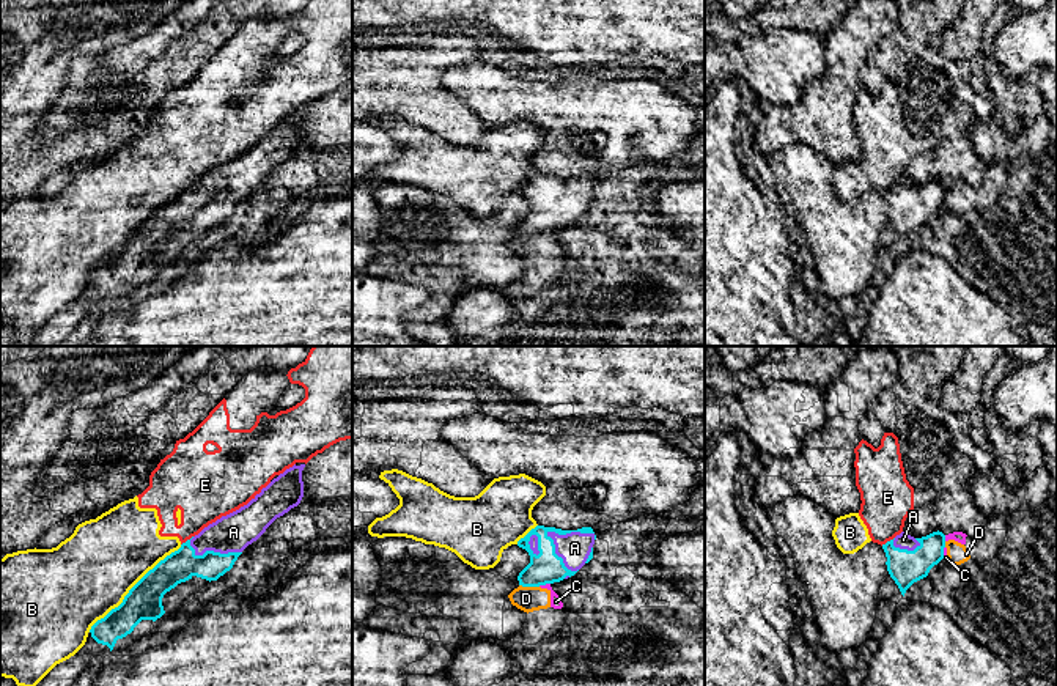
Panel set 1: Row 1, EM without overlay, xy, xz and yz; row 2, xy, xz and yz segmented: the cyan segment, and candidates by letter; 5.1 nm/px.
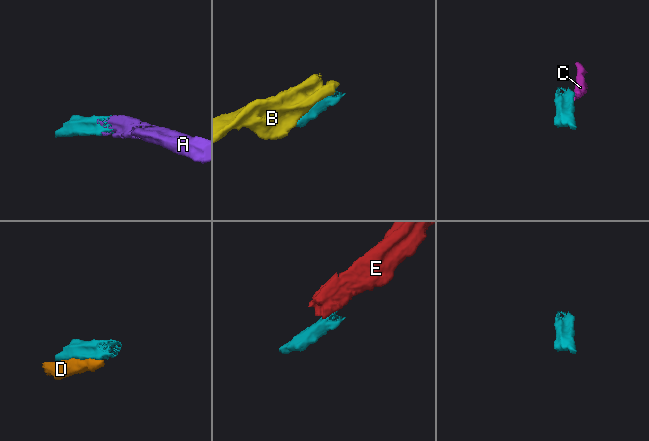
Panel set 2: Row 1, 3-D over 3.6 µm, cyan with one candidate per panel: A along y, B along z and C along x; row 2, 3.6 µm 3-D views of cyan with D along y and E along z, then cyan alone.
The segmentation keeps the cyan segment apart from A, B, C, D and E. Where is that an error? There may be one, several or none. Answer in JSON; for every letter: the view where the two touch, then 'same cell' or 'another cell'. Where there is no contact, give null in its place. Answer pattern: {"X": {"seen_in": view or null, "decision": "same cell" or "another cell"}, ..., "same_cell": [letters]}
{"A": {"seen_in": "xz", "decision": "same cell"}, "B": {"seen_in": "xy", "decision": "another cell"}, "C": {"seen_in": "xz", "decision": "another cell"}, "D": {"seen_in": "xz", "decision": "another cell"}, "E": {"seen_in": "yz", "decision": "another cell"}, "same_cell": ["A"]}

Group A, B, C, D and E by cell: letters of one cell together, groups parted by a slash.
A / B E / C D

